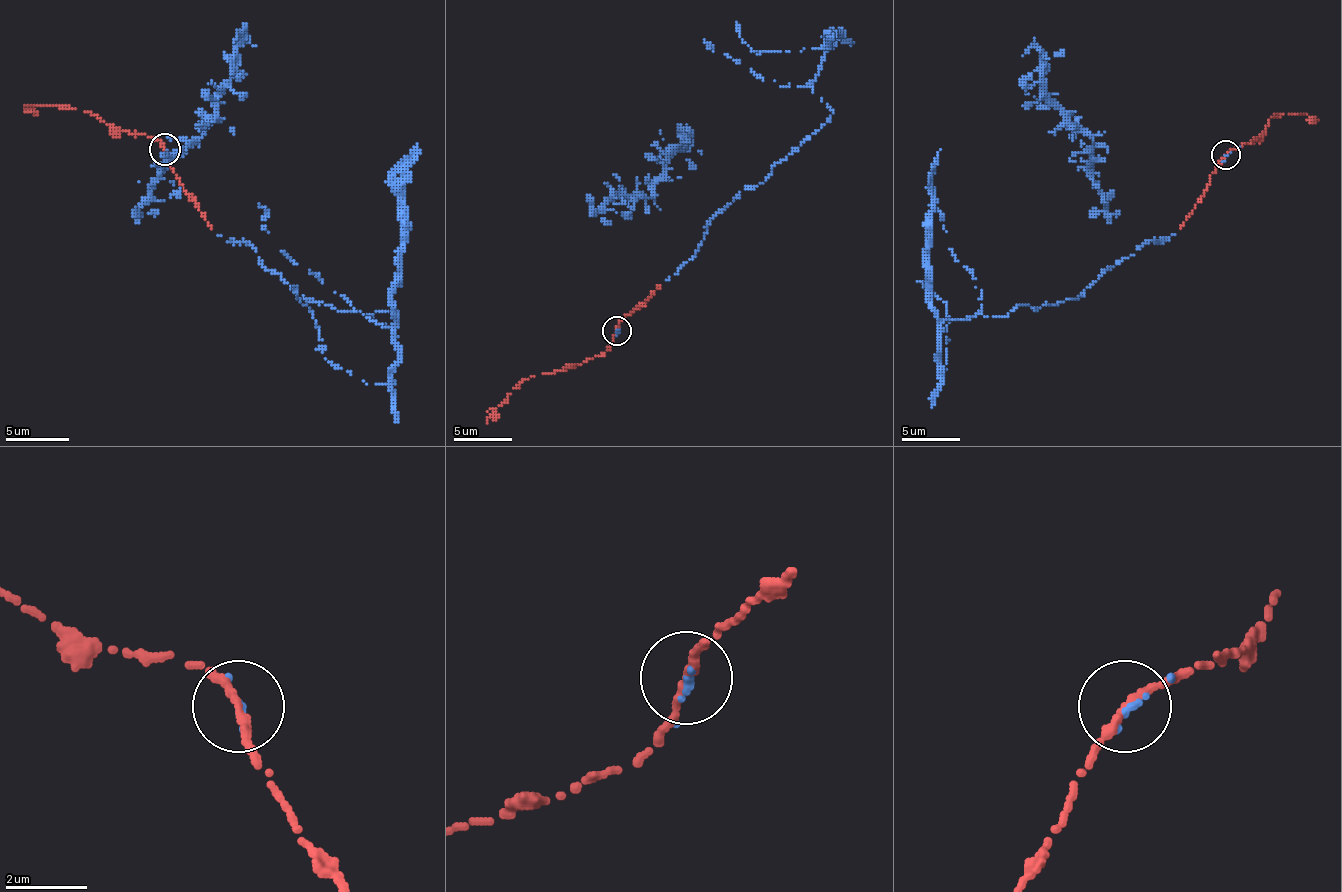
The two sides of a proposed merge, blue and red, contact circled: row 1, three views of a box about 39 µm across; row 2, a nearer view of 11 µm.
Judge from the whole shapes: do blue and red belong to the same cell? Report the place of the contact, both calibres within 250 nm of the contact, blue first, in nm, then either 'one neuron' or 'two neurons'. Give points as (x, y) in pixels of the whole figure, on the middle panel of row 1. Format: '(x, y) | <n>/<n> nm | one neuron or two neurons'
(617, 330) | 170/200 nm | one neuron

